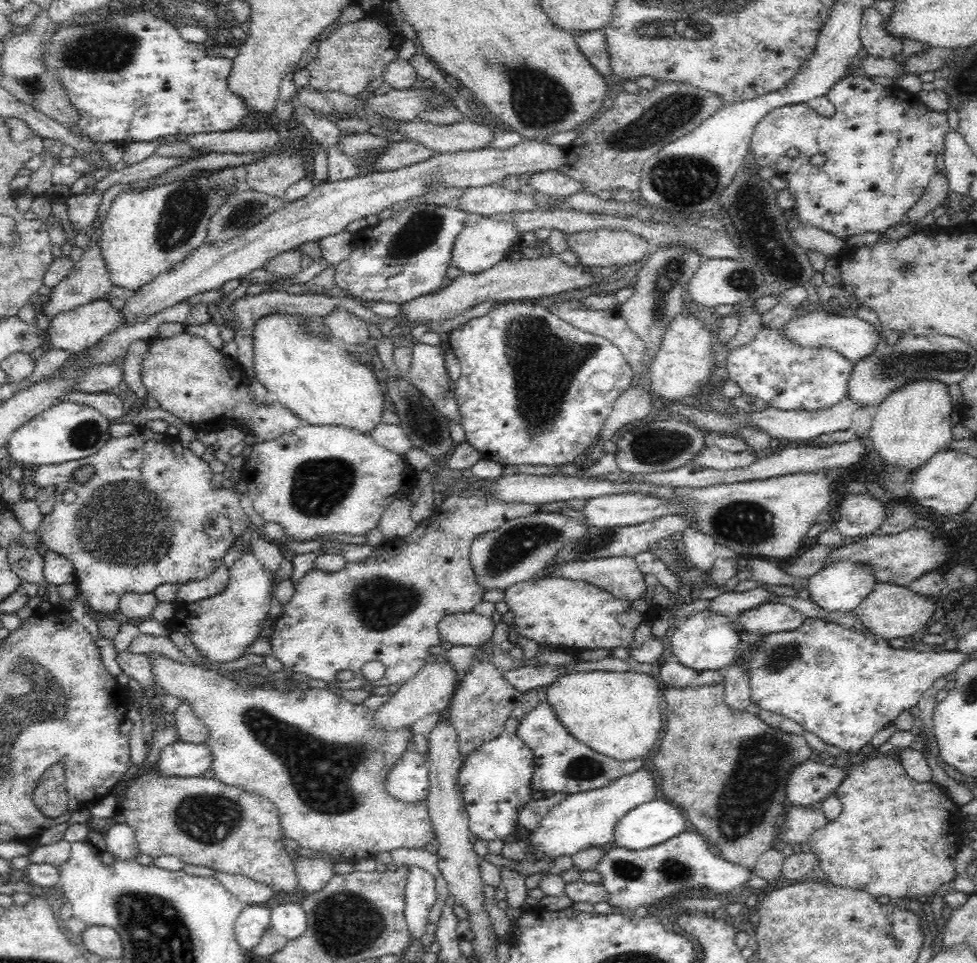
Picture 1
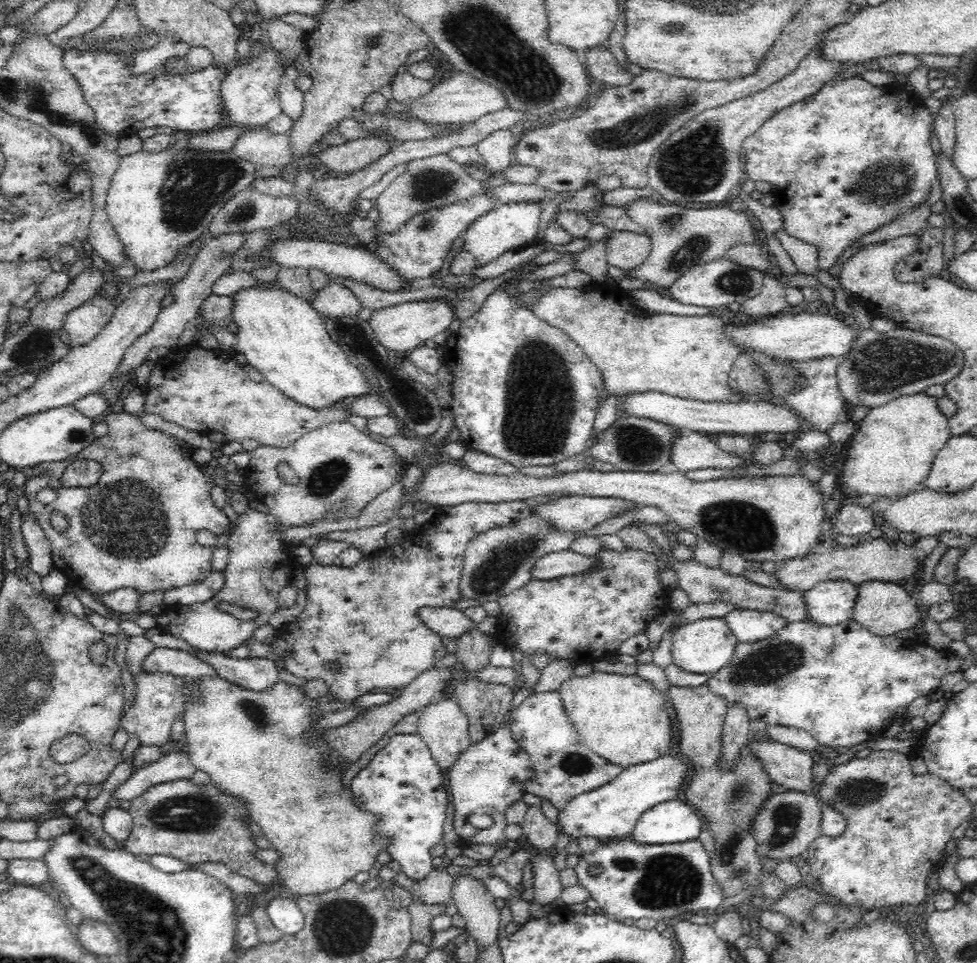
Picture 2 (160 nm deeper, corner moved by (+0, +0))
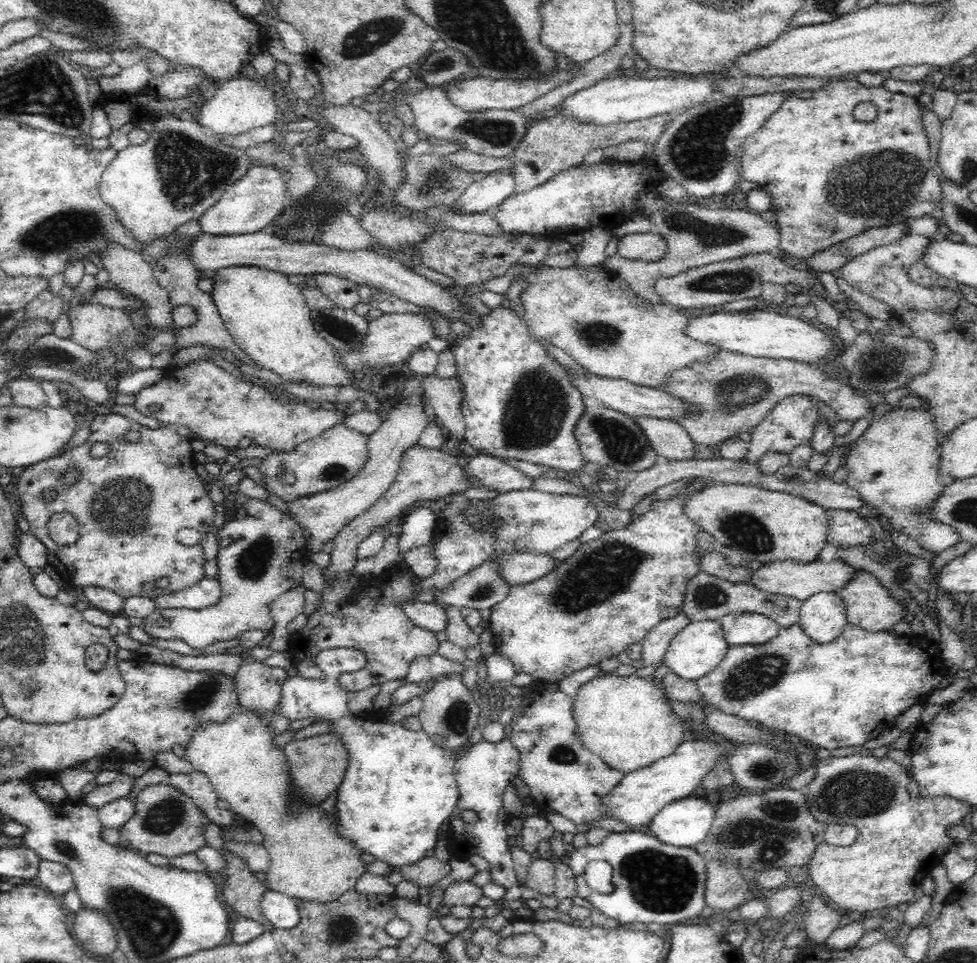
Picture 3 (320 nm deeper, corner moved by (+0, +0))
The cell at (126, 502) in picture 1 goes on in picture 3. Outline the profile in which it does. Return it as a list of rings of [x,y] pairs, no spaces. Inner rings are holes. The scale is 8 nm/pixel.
[[[118,413],[94,414],[89,426],[90,436],[80,446],[74,447],[61,455],[42,460],[22,469],[15,481],[19,498],[17,504],[18,516],[28,521],[31,534],[47,551],[47,563],[54,566],[62,581],[79,589],[85,587],[99,587],[112,590],[124,599],[132,596],[143,597],[141,584],[147,582],[152,585],[155,597],[164,594],[174,594],[192,587],[202,580],[205,560],[202,548],[184,546],[177,540],[177,535],[183,528],[197,530],[201,534],[210,533],[212,525],[220,518],[214,512],[212,500],[208,492],[204,492],[204,482],[194,468],[193,449],[191,439],[178,435],[173,427],[163,426],[150,429],[144,425],[131,421]],[[129,431],[140,432],[137,441],[125,439]],[[96,442],[110,444],[110,450],[104,457],[93,458],[90,447]],[[66,470],[79,470],[81,479],[71,487],[66,487],[60,481],[60,474]],[[45,490],[55,492],[50,501],[46,501],[42,493]],[[57,512],[71,512],[79,524],[78,540],[74,544],[64,547],[56,546],[49,537],[48,522]]]

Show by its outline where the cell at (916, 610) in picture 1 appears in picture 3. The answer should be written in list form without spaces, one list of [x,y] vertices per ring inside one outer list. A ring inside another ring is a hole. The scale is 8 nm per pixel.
[[[854,570],[854,574],[850,576],[847,586],[836,591],[835,594],[844,603],[847,622],[862,627],[865,631],[886,631],[895,622],[907,619],[907,613],[902,611],[902,605],[881,586],[873,574],[862,570]]]

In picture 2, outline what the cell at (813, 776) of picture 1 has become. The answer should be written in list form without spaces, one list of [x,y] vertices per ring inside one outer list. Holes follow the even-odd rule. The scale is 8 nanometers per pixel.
[[[751,738],[749,740],[750,755],[762,765],[763,771],[770,777],[771,782],[780,784],[784,790],[799,790],[800,792],[814,793],[812,786],[813,761],[807,751],[800,750],[780,741],[767,738]]]

